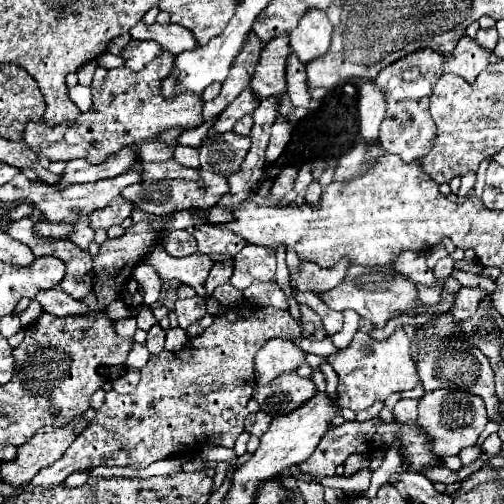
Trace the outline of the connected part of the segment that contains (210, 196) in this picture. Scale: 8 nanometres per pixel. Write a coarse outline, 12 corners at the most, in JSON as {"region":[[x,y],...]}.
{"region":[[227,178],[143,180],[121,192],[135,210],[167,216],[213,208]]}

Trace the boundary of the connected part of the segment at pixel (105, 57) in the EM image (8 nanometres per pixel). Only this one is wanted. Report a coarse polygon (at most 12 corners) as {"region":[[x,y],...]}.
{"region":[[103,52],[97,60],[99,66],[111,70],[125,66],[121,56]]}

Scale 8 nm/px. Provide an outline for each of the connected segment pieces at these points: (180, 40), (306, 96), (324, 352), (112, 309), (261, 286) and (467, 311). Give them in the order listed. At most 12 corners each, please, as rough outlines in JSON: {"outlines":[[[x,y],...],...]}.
{"outlines":[[[139,22],[129,30],[137,40],[153,40],[175,56],[197,48],[177,24]],[[287,60],[287,96],[295,106],[309,108],[311,92],[305,66]],[[302,336],[295,344],[306,353],[328,357],[338,351],[329,337],[313,341]],[[123,300],[109,304],[105,312],[113,320],[135,318]],[[275,280],[253,282],[243,294],[255,306],[289,310]],[[461,288],[451,316],[465,320],[475,314],[487,292]]]}

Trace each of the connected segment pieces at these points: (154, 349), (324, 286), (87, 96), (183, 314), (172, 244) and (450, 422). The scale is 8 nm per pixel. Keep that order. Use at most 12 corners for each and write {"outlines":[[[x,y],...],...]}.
{"outlines":[[[155,324],[147,334],[147,348],[155,356],[163,350],[165,330]],[[347,258],[333,268],[299,260],[289,272],[295,290],[331,290],[347,272]],[[87,86],[69,90],[71,102],[85,112],[91,108],[91,90]],[[199,296],[177,300],[175,314],[185,330],[205,316]],[[173,230],[161,244],[175,258],[197,252],[187,230]],[[463,390],[425,392],[417,422],[439,458],[475,446],[489,418]]]}

